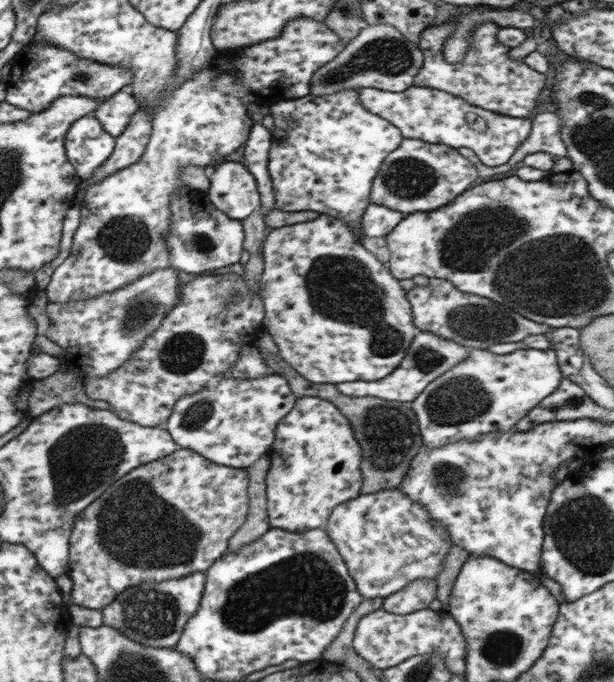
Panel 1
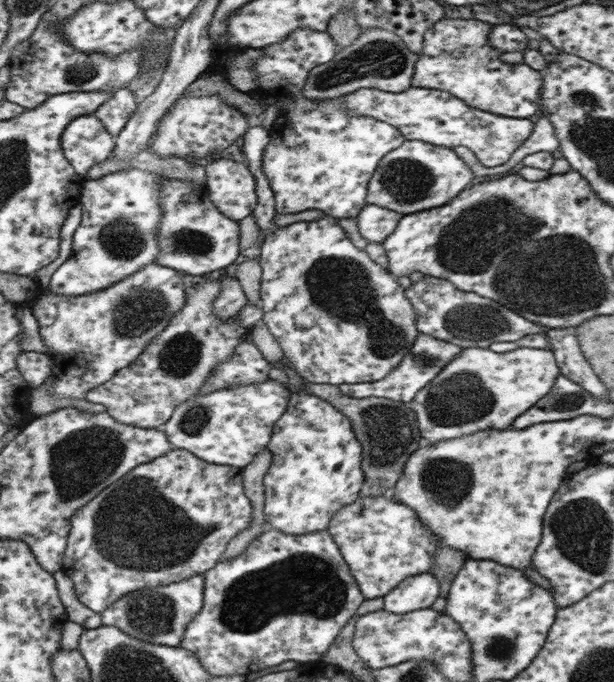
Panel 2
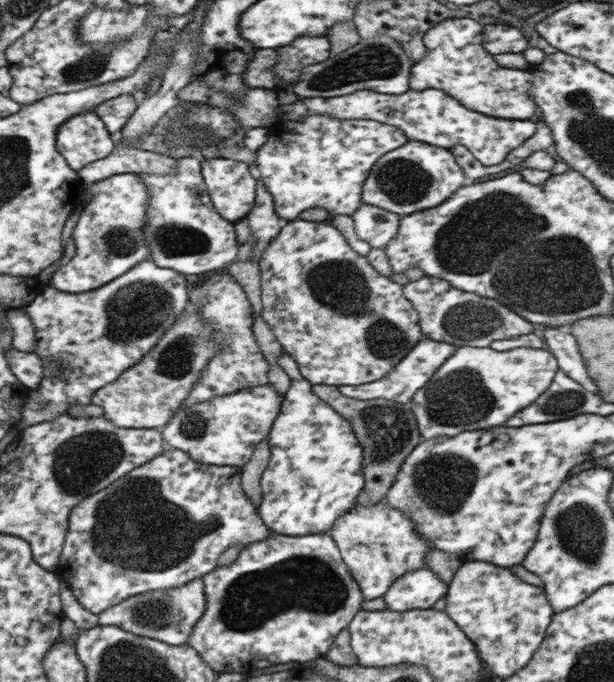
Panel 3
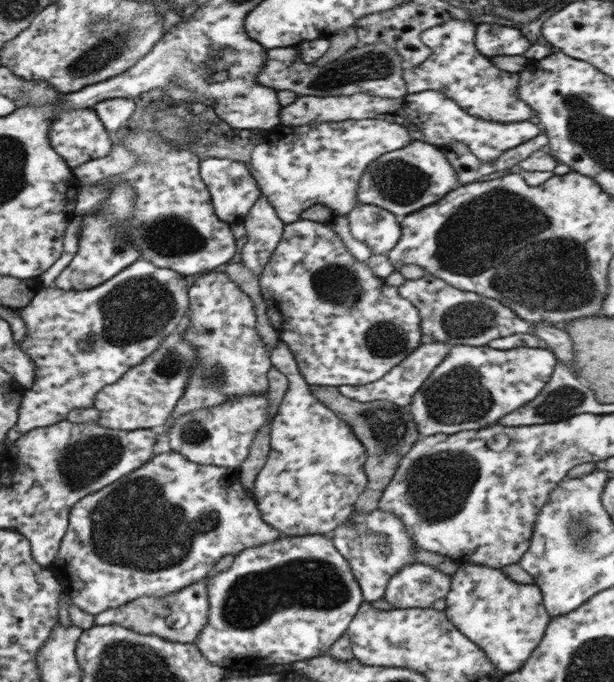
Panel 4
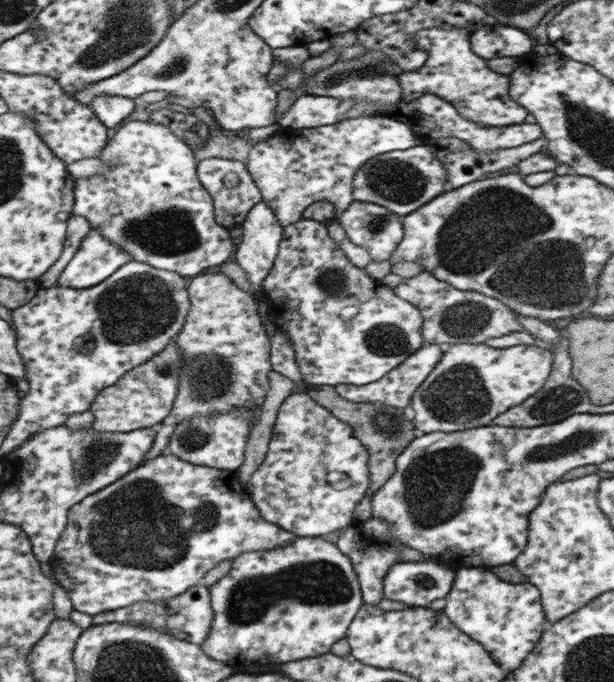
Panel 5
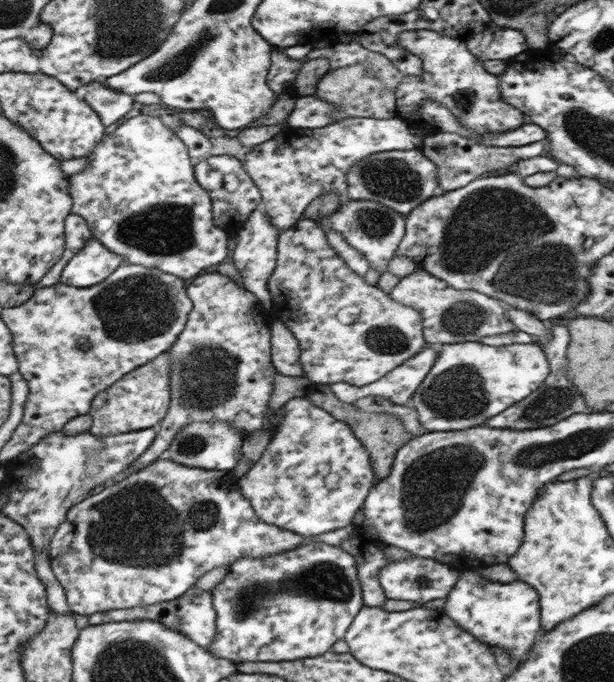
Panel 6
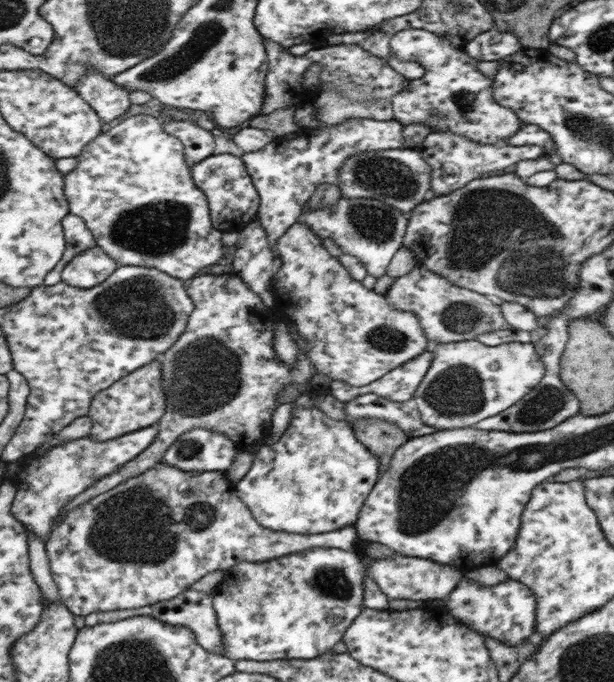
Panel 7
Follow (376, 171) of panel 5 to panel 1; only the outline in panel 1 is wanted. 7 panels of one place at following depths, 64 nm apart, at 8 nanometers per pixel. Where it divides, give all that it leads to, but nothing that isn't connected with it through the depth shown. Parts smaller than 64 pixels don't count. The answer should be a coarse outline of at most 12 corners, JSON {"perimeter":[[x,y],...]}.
{"perimeter":[[403,138],[368,202],[410,215],[450,203],[478,174],[456,149]]}

